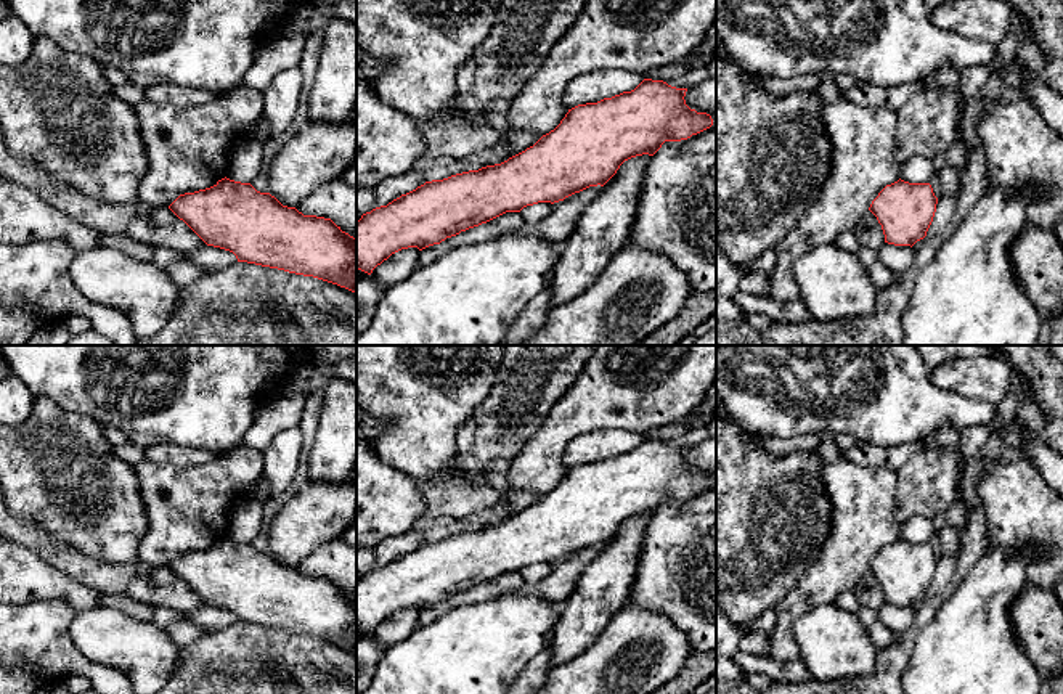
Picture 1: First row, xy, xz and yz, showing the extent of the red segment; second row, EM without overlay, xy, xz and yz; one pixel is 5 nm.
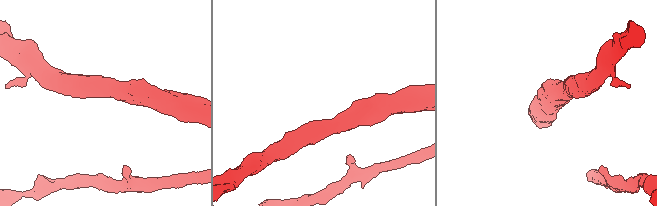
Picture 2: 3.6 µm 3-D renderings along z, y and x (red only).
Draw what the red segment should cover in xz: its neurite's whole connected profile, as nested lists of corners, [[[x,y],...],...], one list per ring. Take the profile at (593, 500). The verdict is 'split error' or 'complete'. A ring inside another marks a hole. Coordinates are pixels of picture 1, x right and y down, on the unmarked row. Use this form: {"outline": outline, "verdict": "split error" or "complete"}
{"outline": [[[644,439],[631,451],[568,469],[554,490],[501,524],[426,541],[363,574],[356,582],[356,630],[371,635],[401,609],[422,610],[506,572],[520,572],[538,562],[554,564],[589,546],[604,546],[625,520],[654,516],[665,501],[687,500],[713,485],[710,474],[686,464],[686,451],[663,440]]], "verdict": "complete"}

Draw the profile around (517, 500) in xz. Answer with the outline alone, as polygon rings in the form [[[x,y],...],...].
[[[507,490],[503,495],[503,501],[507,504],[509,508],[509,517],[525,511],[527,508],[533,506],[541,496],[533,495],[530,492],[523,492],[523,490]]]

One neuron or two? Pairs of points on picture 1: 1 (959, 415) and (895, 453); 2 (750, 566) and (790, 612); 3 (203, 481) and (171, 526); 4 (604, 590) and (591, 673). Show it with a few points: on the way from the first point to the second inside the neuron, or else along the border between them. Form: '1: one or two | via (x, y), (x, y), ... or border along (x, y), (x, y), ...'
1: two | border along (961, 432), (943, 423), (909, 442)
2: two | border along (805, 572), (773, 608)
3: one | via (203, 492), (182, 514)
4: two | border along (620, 609), (588, 646), (566, 661)

